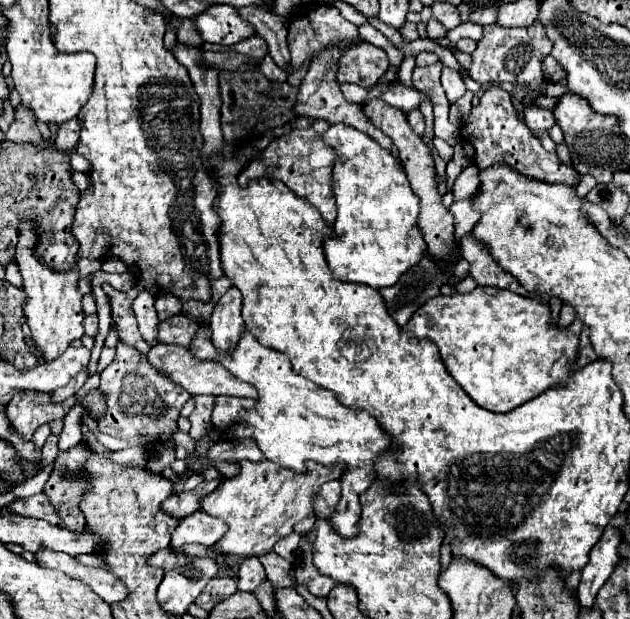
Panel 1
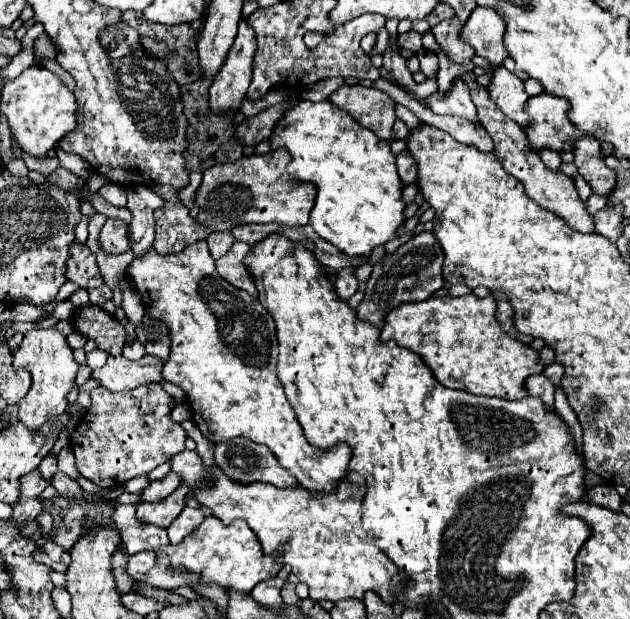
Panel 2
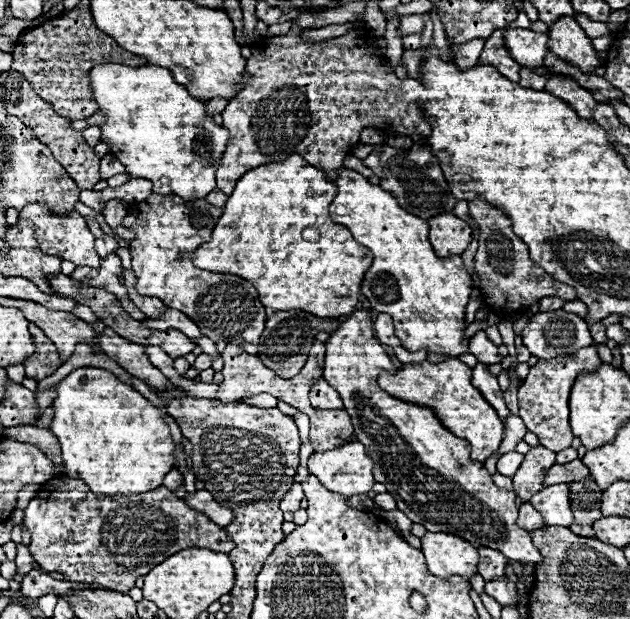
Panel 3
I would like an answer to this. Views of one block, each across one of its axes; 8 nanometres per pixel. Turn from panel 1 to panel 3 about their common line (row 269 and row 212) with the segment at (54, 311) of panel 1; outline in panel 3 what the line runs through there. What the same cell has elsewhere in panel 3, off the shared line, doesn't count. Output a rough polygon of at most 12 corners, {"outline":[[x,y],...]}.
{"outline":[[28,204],[42,252],[76,266],[100,266],[94,236],[76,210],[54,216]]}

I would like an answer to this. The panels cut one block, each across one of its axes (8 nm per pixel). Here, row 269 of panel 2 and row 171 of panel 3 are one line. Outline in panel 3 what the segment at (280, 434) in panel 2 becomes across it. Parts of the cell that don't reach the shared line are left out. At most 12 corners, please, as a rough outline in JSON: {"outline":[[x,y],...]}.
{"outline":[[162,66],[92,68],[102,142],[156,194],[216,188],[230,134]]}

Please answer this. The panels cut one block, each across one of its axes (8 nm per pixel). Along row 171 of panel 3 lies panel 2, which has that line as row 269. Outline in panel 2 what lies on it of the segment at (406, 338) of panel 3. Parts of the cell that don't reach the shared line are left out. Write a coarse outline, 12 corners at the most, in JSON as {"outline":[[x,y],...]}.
{"outline":[[342,268],[334,286],[340,300],[346,302],[358,290],[354,268]]}

